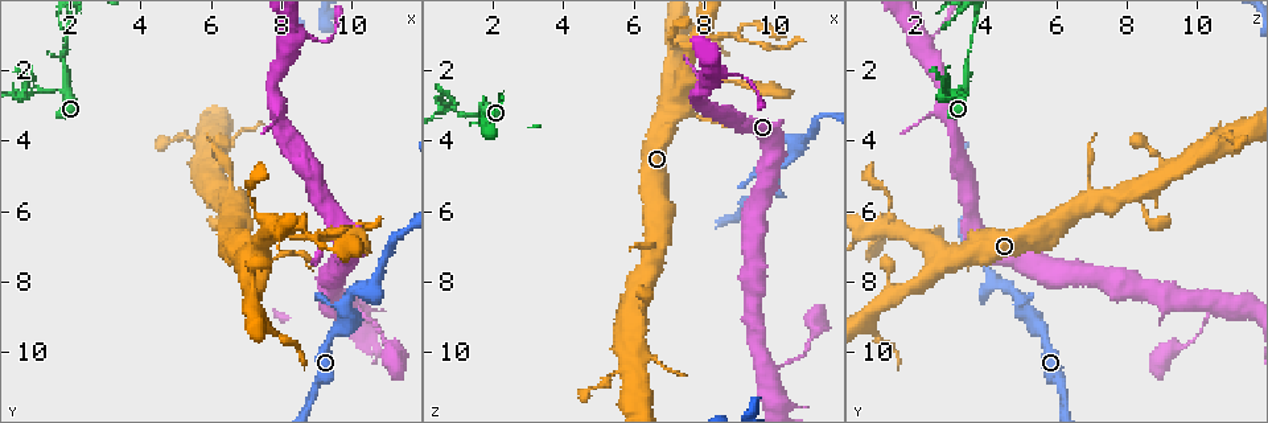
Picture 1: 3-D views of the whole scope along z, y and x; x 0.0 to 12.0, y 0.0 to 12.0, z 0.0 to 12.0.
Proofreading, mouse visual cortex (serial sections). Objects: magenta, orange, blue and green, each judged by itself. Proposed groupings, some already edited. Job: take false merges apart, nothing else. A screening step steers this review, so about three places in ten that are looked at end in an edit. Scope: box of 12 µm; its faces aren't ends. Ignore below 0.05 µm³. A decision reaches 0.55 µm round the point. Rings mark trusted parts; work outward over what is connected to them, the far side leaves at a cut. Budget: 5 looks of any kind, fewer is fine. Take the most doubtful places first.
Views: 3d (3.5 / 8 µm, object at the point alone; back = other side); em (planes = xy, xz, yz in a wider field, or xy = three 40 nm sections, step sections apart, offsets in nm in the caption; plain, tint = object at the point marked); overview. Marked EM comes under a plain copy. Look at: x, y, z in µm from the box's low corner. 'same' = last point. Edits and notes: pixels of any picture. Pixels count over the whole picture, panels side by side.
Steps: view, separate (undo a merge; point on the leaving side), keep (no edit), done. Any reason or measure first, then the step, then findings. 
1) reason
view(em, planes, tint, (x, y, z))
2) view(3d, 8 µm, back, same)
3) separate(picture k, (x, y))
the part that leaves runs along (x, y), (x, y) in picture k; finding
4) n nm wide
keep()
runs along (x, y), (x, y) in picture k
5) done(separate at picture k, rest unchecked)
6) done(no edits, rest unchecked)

view(3d, 3.5 µm, (0.9, 2.6, 3.1))

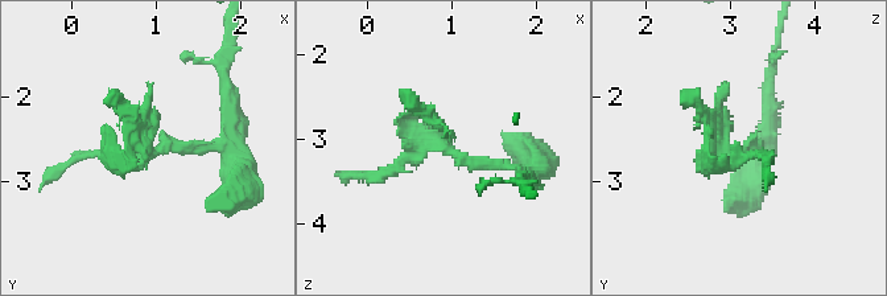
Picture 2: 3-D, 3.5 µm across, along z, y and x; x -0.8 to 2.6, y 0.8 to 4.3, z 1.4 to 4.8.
view(em, xy, step 2, tint, (0.95, 2.65, 3.10))

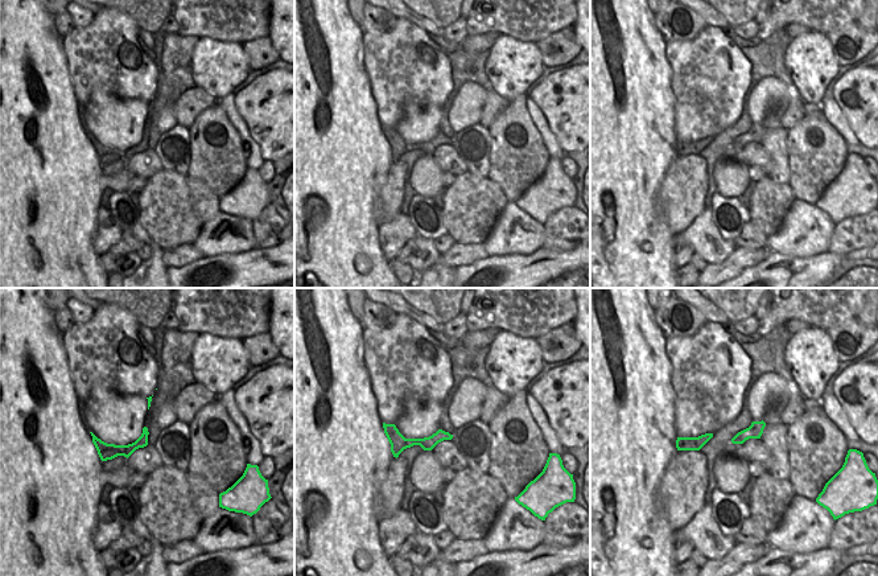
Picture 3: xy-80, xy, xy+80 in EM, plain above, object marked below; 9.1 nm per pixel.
view(em, planes, tint, same)

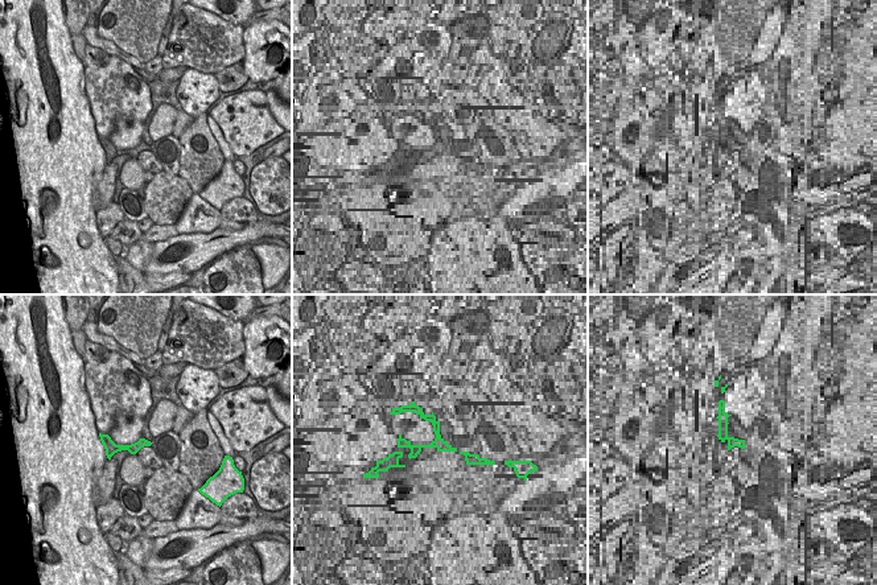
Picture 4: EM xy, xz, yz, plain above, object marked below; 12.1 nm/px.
keep()
runs along (531, 175), (454, 155), (409, 101) in picture 2; all the same cell

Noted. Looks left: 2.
view(3d, 3.5 µm, (1.8, 1.2, 3.6))

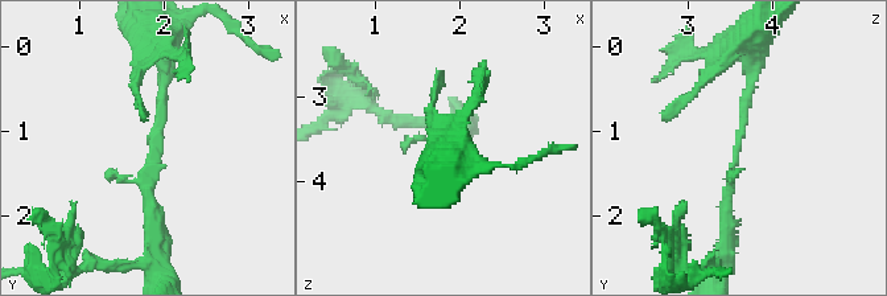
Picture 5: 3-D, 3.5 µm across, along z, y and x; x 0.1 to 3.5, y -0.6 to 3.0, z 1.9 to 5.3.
now the EM
view(em, xy, step 3, tint, (1.85, 1.20, 3.55))

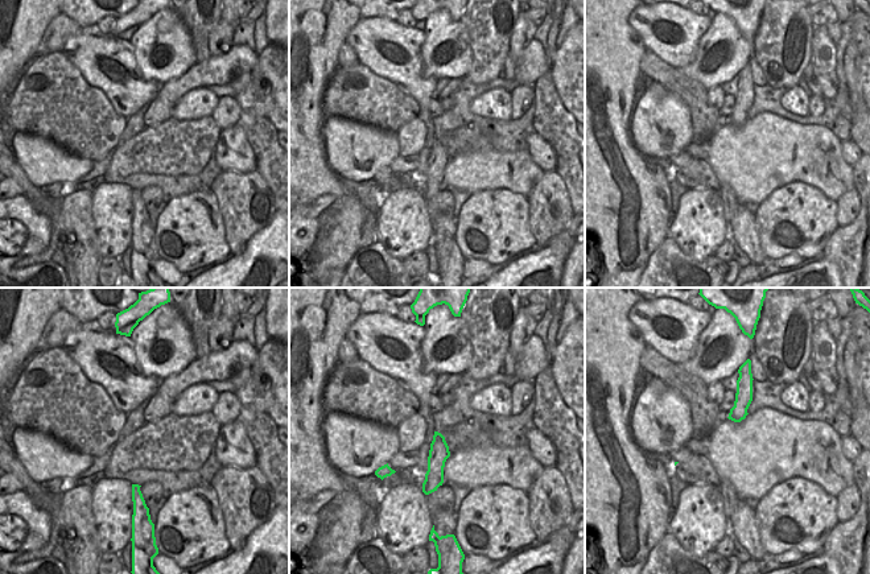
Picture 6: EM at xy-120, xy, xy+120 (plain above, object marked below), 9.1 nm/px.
180 nm wide
keep()
runs along (727, 235), (730, 169), (750, 65) in picture 5; all the same cell

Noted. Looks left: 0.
done(no edits, rest unchecked)

